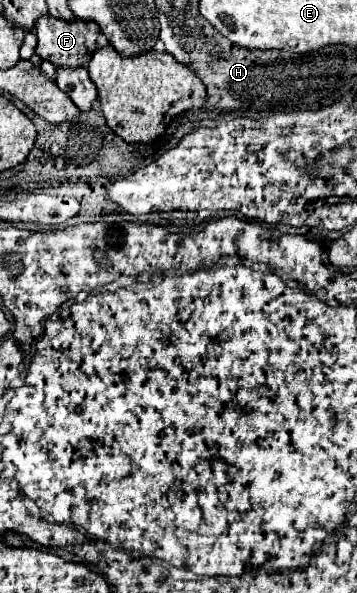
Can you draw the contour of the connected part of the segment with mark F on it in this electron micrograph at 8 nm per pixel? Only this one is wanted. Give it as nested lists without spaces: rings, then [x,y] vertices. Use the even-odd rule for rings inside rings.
[[[41,16],[35,24],[37,54],[55,66],[87,66],[95,40],[99,36],[97,24],[91,20],[57,20]]]

